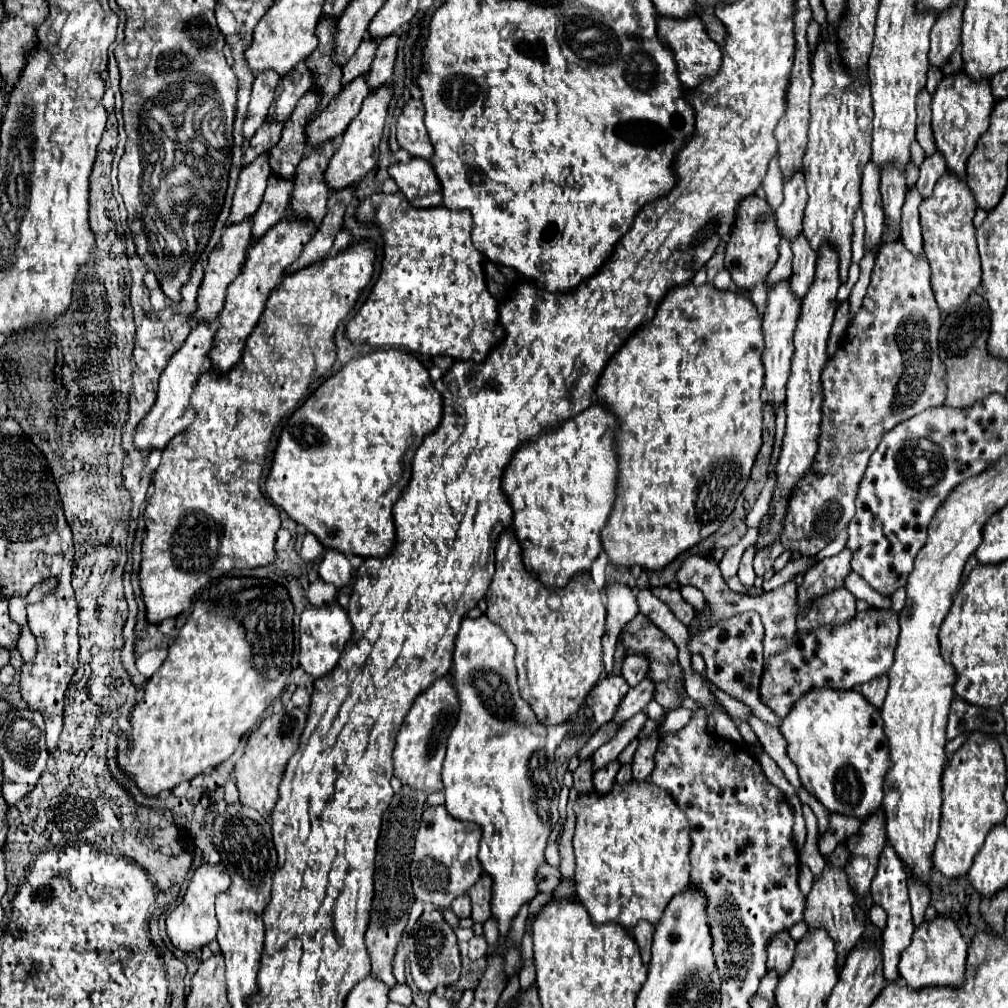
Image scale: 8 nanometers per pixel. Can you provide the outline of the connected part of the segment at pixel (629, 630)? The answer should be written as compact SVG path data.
M636 615L624 629L624 647L634 651L634 653L644 653L648 655L650 659L650 673L648 677L652 677L656 681L656 701L664 707L664 709L676 709L680 707L680 693L684 693L684 687L682 687L682 681L680 681L680 673L682 673L682 667L678 665L678 649L676 645L656 627L648 621L648 617L644 615Z

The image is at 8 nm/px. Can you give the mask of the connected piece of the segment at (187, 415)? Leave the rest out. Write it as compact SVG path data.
M198 323L188 339L184 341L184 345L172 355L172 359L168 361L168 367L164 369L164 373L160 375L160 387L158 387L158 399L156 405L152 407L152 411L144 417L144 421L140 423L136 437L134 437L134 445L140 451L152 451L152 449L164 449L168 445L168 441L178 435L180 431L184 431L188 427L188 423L194 421L194 405L192 405L192 393L194 393L194 385L198 381L200 371L208 365L208 351L214 345L214 331L210 329L210 323Z

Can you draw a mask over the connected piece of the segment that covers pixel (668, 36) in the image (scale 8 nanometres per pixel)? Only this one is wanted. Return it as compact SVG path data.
M690 15L688 19L680 19L680 21L670 17L660 17L658 35L662 41L666 41L672 47L676 55L676 65L678 65L678 77L686 89L696 89L700 83L704 83L706 79L712 79L720 71L722 51L708 37L704 23L696 15Z

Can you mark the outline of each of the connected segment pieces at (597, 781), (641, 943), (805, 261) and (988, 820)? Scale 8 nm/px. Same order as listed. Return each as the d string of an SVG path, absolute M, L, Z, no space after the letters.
M612 761L610 765L606 765L604 769L600 769L600 771L594 773L594 789L596 789L598 795L606 795L608 791L612 791L614 777L616 777L618 769L620 769L620 763Z
M640 921L640 925L636 925L636 931L632 931L640 953L642 953L642 963L648 965L650 963L650 945L652 945L652 935L654 935L654 925L648 925L646 921Z
M800 235L800 241L792 245L794 259L792 259L792 277L790 277L790 289L796 295L796 299L804 299L808 289L814 283L814 265L816 265L816 253L808 249L808 241L804 241L804 235Z
M970 733L968 741L954 753L942 773L942 819L940 837L934 849L934 867L948 879L968 875L972 861L992 827L1006 819L1006 763L1000 743L982 733Z

